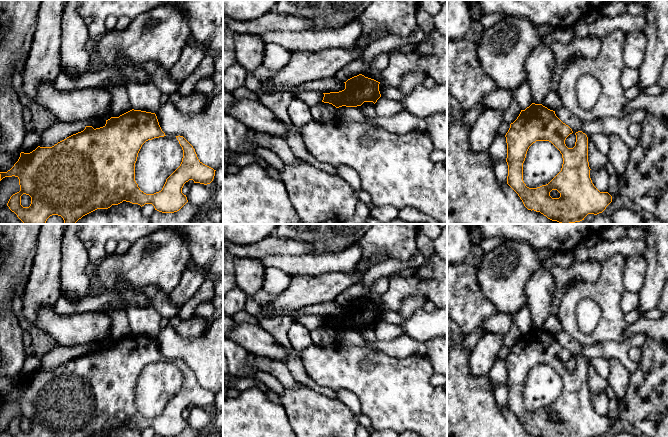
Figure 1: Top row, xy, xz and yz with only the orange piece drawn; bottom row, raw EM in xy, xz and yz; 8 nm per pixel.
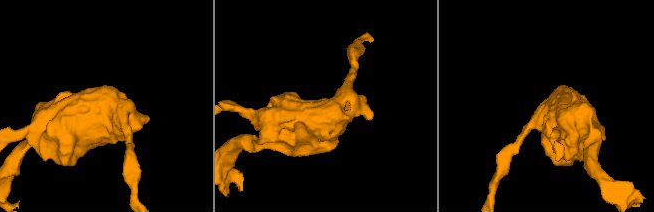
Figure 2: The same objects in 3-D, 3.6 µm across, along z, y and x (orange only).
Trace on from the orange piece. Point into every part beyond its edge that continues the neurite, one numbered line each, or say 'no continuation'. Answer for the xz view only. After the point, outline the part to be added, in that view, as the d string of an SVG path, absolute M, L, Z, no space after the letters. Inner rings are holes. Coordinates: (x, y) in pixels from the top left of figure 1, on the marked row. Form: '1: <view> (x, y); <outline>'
no continuation

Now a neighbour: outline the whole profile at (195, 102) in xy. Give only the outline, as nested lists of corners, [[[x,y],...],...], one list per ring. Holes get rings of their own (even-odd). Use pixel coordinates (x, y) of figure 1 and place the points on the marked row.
[[[175,92],[170,95],[170,101],[172,101],[177,109],[183,113],[193,114],[204,110],[209,97],[200,92],[193,92],[189,95],[182,95],[179,92]]]

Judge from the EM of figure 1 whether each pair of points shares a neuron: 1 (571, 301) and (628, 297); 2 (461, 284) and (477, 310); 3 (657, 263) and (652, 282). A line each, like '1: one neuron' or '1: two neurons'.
1: two neurons
2: one neuron
3: one neuron

